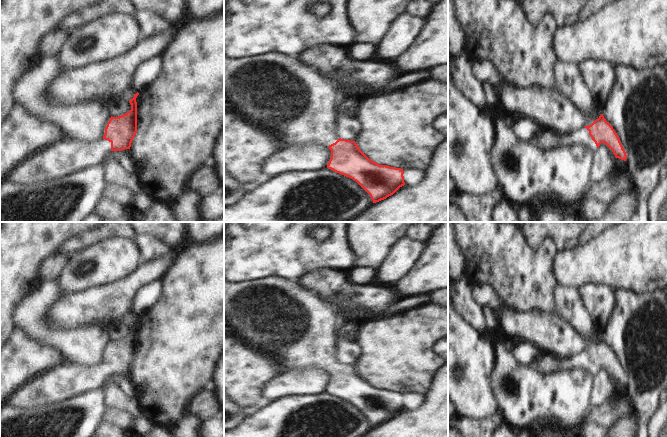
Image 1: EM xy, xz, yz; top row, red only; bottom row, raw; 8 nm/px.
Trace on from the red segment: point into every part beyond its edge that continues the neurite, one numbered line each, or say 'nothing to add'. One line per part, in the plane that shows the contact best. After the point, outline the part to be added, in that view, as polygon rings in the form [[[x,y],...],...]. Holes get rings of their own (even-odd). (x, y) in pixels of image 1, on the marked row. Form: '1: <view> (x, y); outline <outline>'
1: yz (545, 140); outline [[[585,127],[566,134],[550,129],[539,129],[529,143],[541,152],[572,147],[585,148],[593,155],[598,152],[598,147]]]

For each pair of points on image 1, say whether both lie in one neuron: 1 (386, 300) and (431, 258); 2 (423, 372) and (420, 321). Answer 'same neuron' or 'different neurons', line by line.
1: different neurons
2: same neuron

